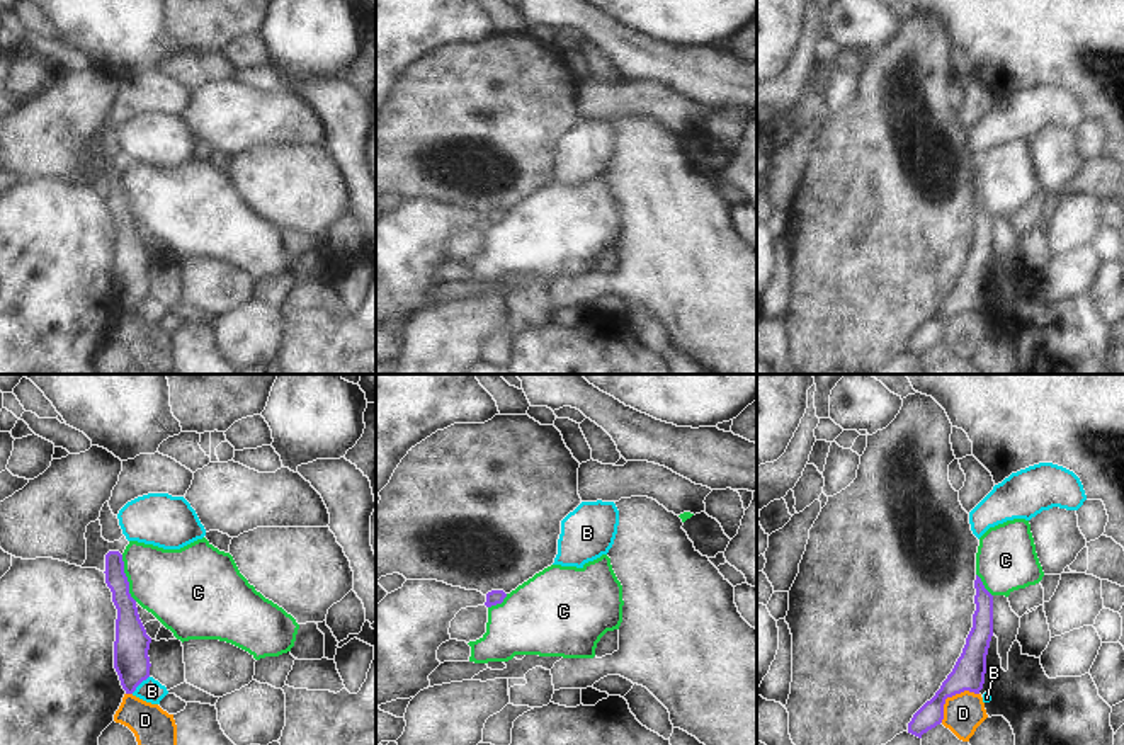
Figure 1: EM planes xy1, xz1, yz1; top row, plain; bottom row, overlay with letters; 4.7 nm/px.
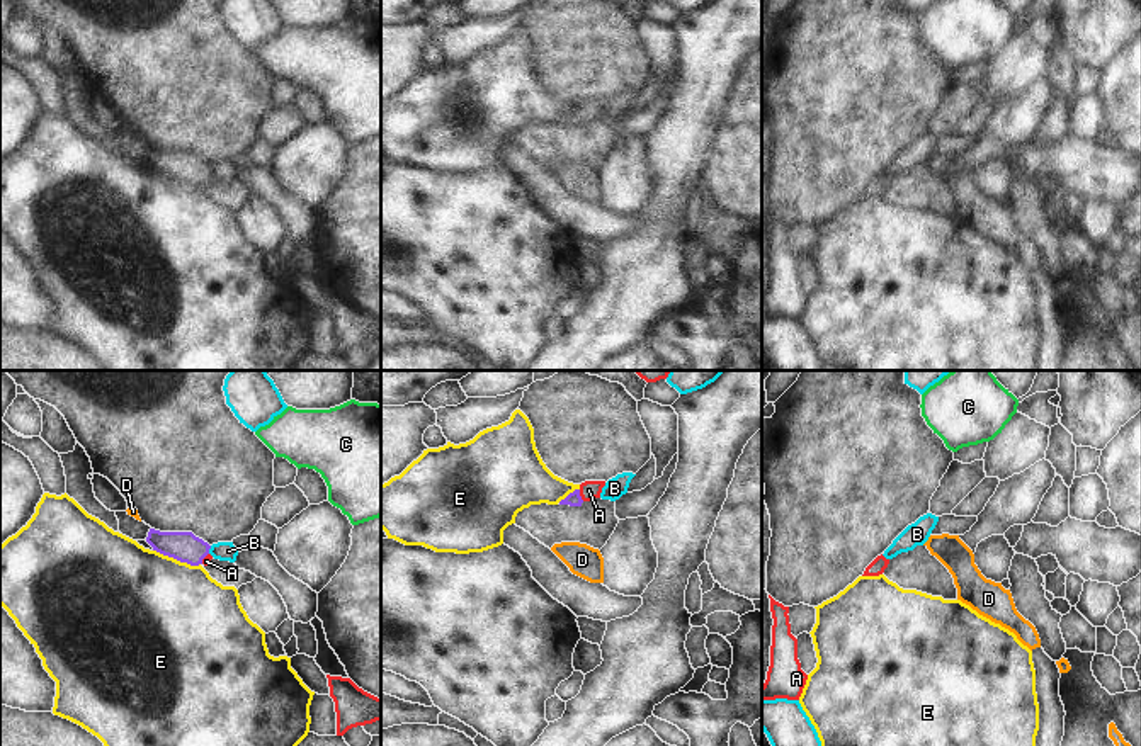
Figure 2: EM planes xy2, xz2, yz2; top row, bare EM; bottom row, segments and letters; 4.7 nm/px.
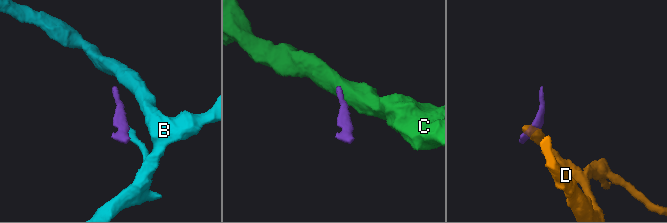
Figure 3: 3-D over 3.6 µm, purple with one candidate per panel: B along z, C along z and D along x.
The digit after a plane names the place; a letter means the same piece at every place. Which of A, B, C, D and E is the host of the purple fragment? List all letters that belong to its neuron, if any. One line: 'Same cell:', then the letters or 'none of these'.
Same cell: A

